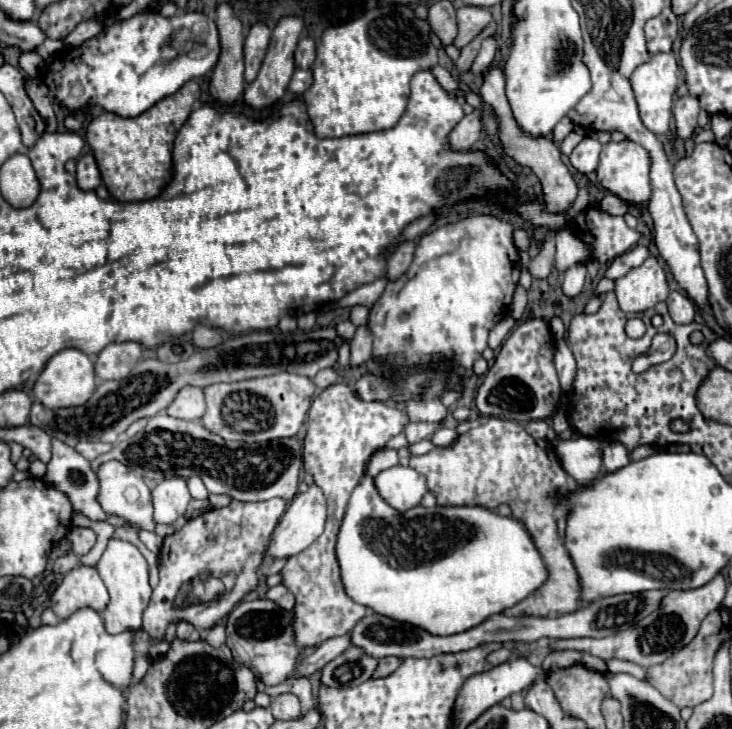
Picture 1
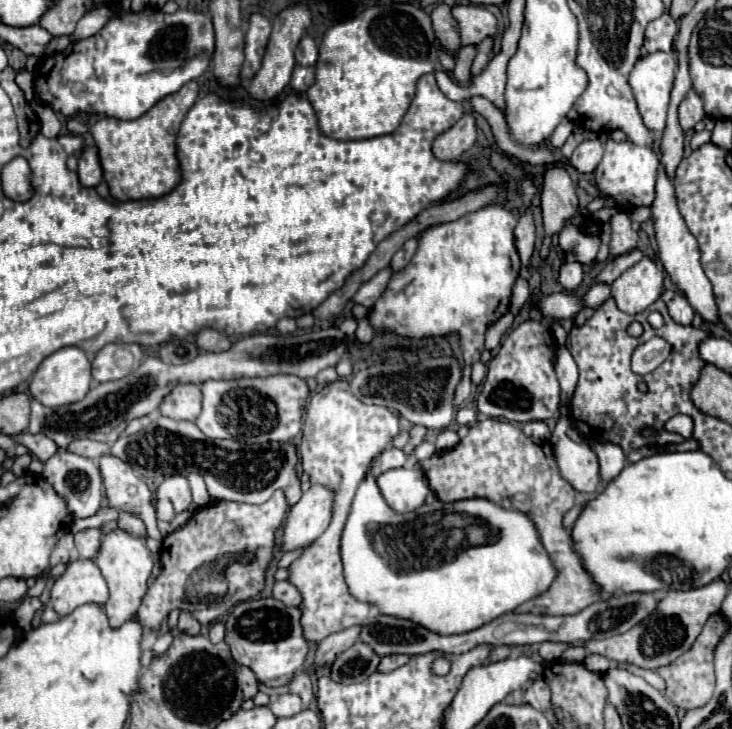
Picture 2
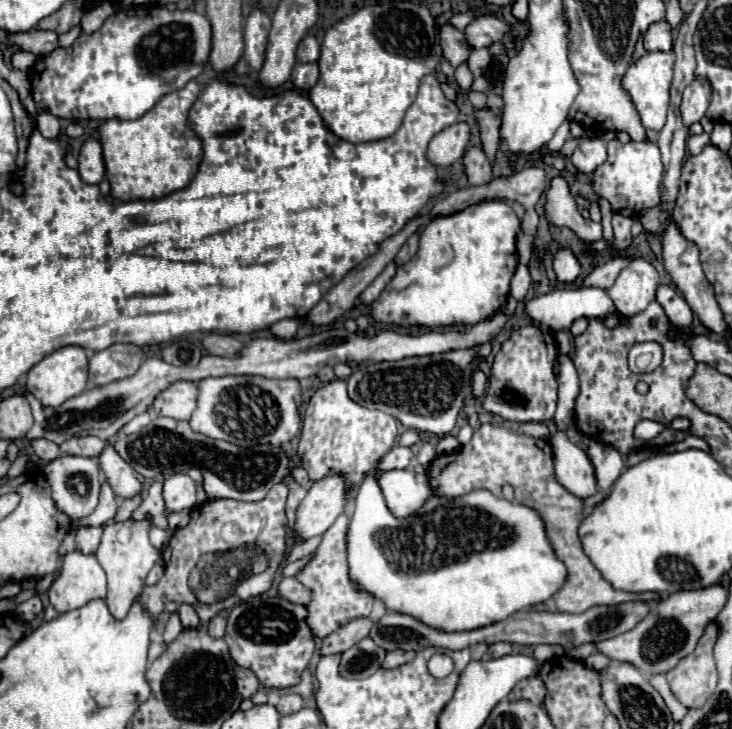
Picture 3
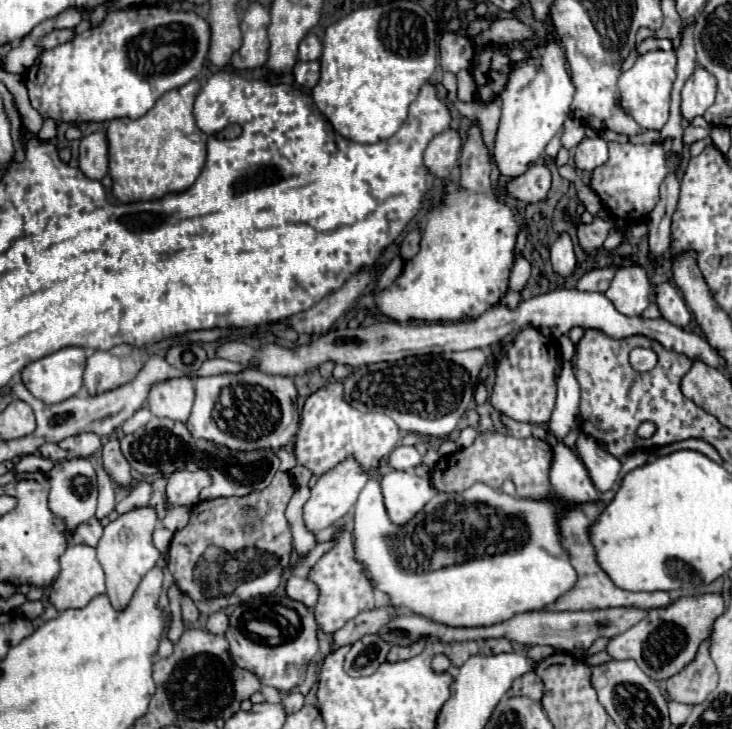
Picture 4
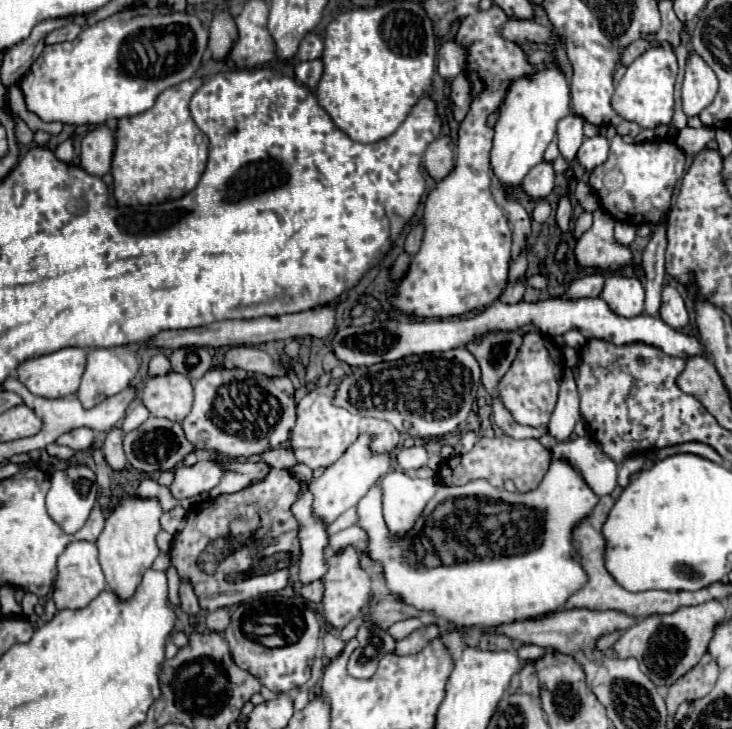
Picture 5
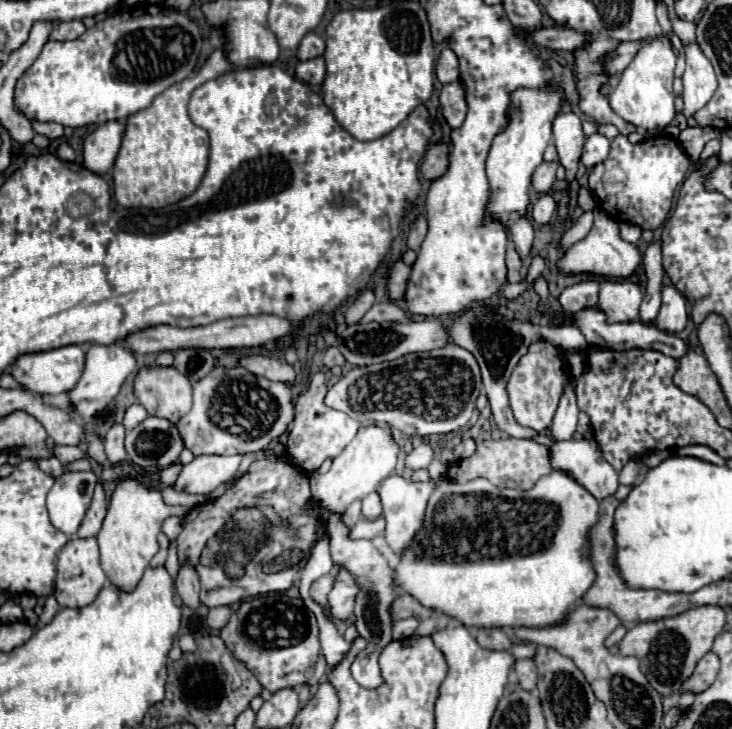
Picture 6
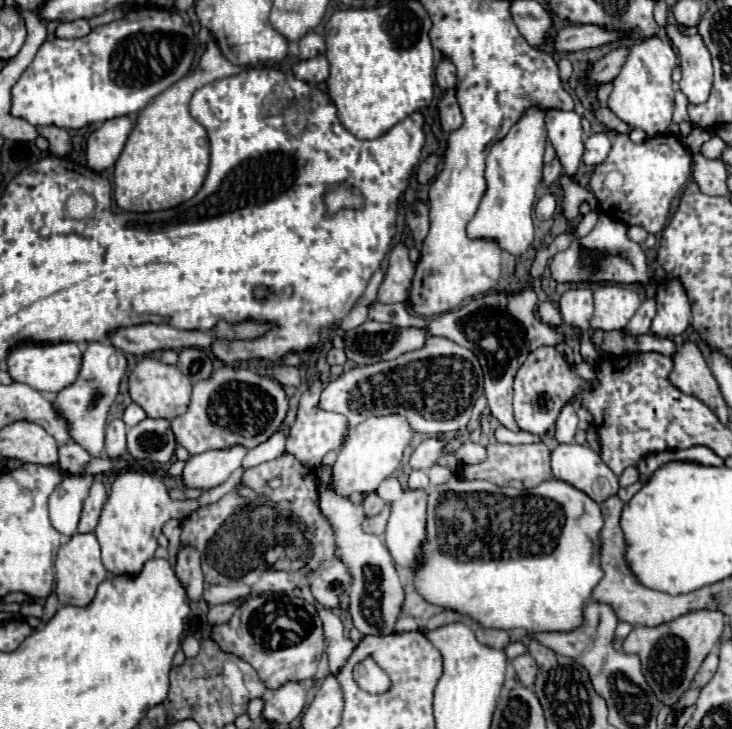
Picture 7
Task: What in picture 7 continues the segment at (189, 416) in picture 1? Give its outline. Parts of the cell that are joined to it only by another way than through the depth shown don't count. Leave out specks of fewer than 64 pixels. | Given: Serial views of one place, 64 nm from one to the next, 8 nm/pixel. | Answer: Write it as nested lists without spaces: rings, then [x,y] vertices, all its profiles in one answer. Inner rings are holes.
[[[142,358],[130,374],[128,392],[130,392],[130,398],[146,412],[146,416],[172,420],[172,418],[176,418],[188,410],[192,384],[176,366],[164,364],[156,358]]]

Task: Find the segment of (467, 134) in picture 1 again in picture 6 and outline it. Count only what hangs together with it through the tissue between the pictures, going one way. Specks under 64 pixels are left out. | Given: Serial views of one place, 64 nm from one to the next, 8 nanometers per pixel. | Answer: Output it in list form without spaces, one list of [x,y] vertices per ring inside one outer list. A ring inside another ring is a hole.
[[[444,144],[432,146],[420,166],[420,174],[424,180],[436,180],[446,172],[448,166],[448,148]]]

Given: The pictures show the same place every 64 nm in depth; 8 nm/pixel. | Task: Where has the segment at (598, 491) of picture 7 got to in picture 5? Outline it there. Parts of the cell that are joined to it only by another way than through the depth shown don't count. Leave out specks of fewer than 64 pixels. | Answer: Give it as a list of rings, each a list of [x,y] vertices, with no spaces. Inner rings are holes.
[[[590,436],[558,442],[552,448],[552,458],[556,460],[556,456],[572,460],[572,464],[576,464],[576,470],[580,472],[580,476],[584,476],[584,482],[588,484],[588,488],[592,488],[592,492],[596,492],[596,496],[612,494],[618,484],[616,464],[608,456],[604,458],[600,444],[596,444],[596,440],[592,440]]]

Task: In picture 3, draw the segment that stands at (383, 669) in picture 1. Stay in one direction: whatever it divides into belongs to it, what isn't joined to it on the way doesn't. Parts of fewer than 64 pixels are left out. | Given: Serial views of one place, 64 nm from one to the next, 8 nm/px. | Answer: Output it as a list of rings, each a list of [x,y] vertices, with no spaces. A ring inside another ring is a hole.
[[[392,650],[392,652],[388,652],[388,654],[386,654],[386,658],[384,658],[382,666],[384,666],[384,668],[396,668],[396,666],[400,666],[400,664],[406,664],[406,662],[410,662],[414,656],[416,656],[416,652]]]

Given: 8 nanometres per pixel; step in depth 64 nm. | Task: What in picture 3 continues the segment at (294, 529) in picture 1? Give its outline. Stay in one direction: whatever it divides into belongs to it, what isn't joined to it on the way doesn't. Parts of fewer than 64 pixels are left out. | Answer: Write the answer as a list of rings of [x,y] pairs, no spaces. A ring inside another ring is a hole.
[[[340,474],[326,476],[324,480],[312,484],[308,496],[302,500],[296,512],[296,532],[300,538],[308,540],[324,534],[334,520],[350,508],[356,492],[358,486],[348,484],[348,480],[344,480]]]

